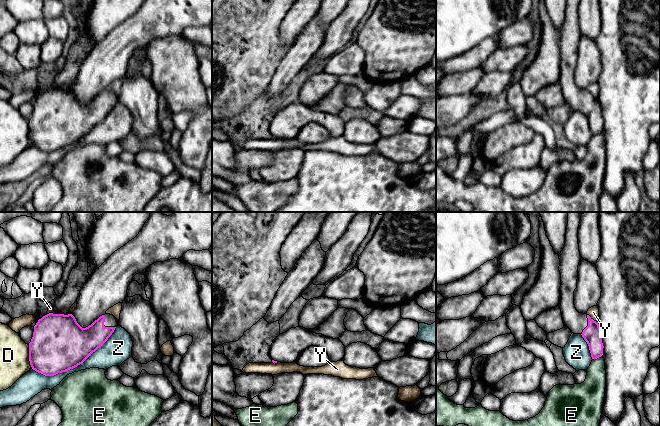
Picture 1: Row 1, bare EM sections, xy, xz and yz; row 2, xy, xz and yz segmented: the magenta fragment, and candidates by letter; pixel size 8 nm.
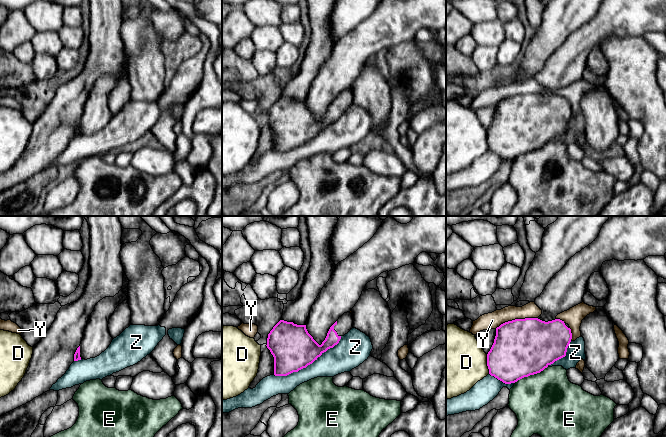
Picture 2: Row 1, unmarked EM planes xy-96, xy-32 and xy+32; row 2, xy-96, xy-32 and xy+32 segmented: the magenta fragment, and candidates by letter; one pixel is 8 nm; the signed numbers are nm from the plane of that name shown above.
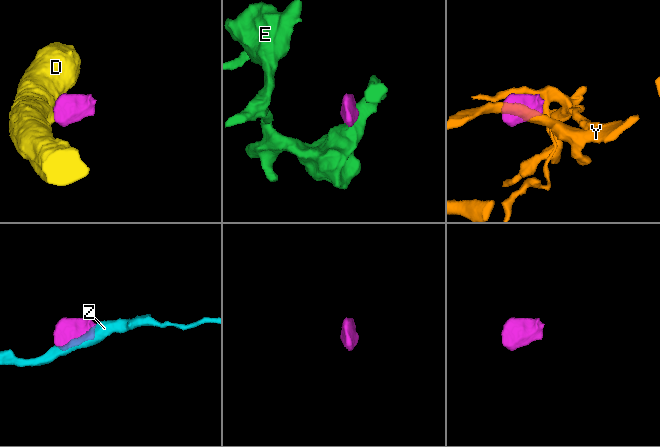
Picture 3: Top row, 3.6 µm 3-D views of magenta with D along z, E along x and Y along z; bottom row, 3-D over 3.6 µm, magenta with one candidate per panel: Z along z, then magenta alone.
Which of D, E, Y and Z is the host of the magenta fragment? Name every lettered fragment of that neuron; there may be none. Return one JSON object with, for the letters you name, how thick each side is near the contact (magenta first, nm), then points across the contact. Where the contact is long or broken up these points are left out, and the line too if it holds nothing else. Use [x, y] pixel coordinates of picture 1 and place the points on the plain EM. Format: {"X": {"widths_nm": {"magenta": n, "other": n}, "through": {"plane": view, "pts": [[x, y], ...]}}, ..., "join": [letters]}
{"join": []}

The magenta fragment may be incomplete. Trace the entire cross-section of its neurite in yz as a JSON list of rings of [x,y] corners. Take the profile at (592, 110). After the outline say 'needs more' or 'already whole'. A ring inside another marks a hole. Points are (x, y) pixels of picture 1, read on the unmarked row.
[[[540,0],[539,14],[542,25],[541,42],[534,61],[523,72],[520,84],[524,95],[530,97],[535,96],[543,87],[559,82],[564,101],[567,102],[572,109],[582,111],[589,122],[592,135],[597,135],[603,131],[604,124],[599,100],[589,91],[579,89],[574,81],[574,67],[577,64],[578,41],[582,35],[578,20],[578,3],[579,0],[567,0],[565,21],[558,31],[554,28],[546,12],[544,0]]] | needs more

